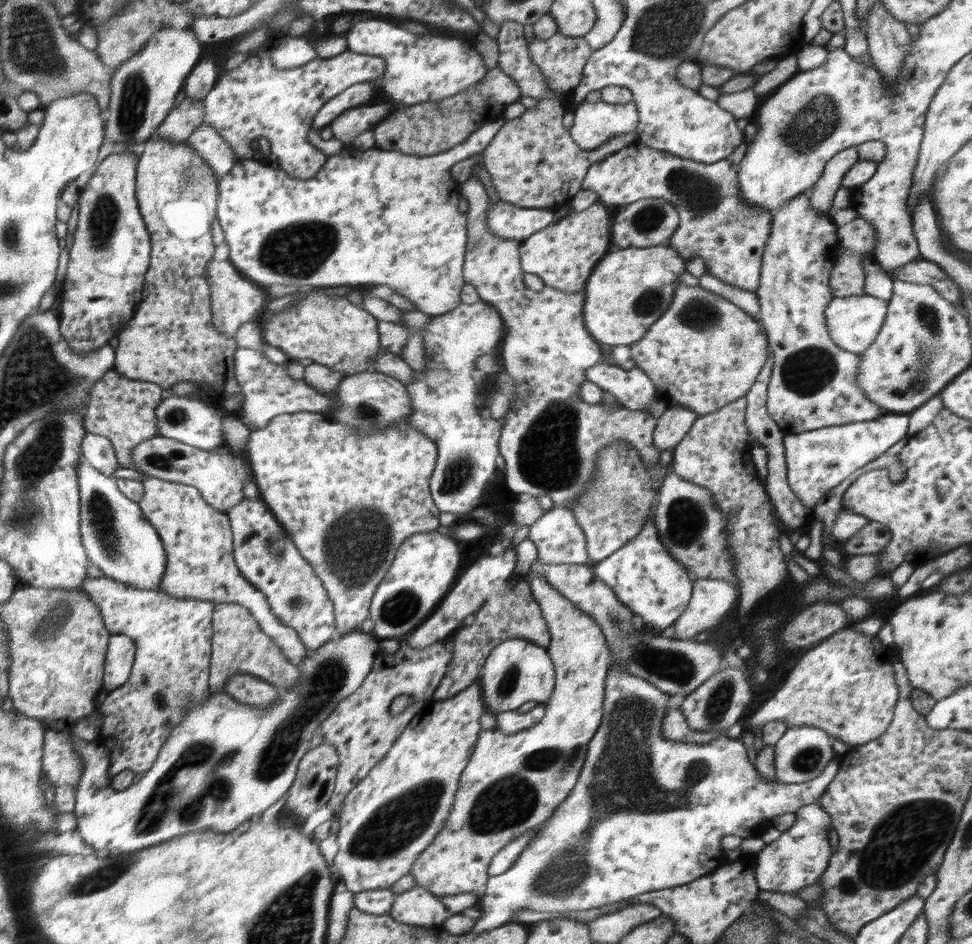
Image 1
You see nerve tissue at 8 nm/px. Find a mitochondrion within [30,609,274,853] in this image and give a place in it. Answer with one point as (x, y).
(199, 776)

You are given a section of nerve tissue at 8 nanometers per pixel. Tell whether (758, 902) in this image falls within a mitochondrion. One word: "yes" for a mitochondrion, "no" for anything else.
no

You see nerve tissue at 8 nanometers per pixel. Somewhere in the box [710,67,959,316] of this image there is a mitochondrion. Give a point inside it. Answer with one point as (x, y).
(811, 127)

